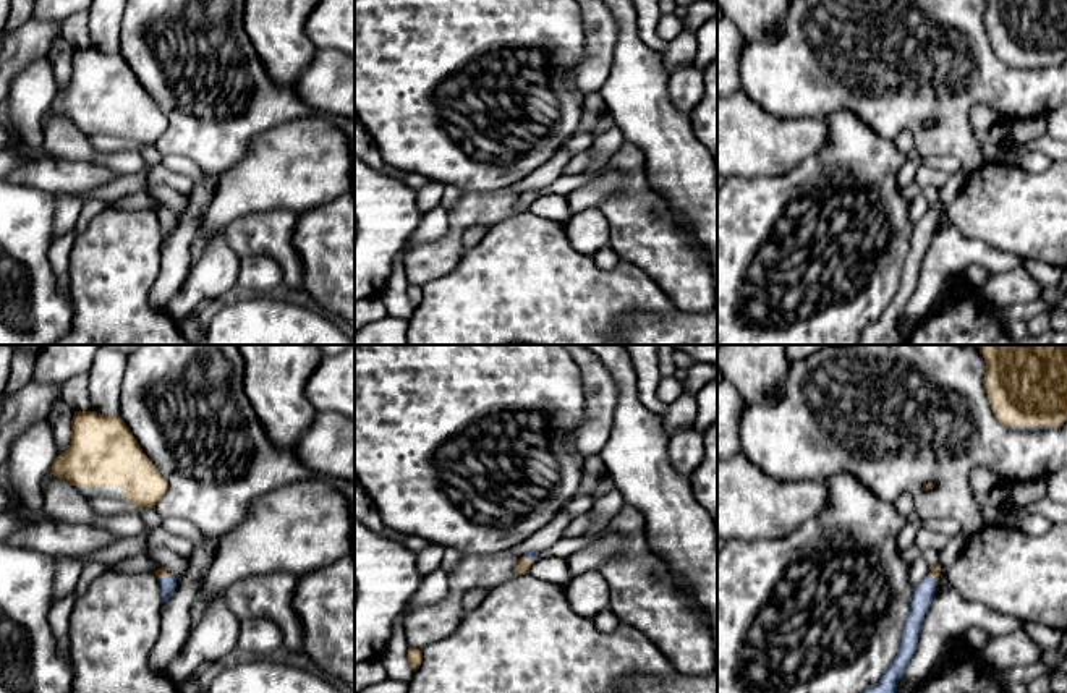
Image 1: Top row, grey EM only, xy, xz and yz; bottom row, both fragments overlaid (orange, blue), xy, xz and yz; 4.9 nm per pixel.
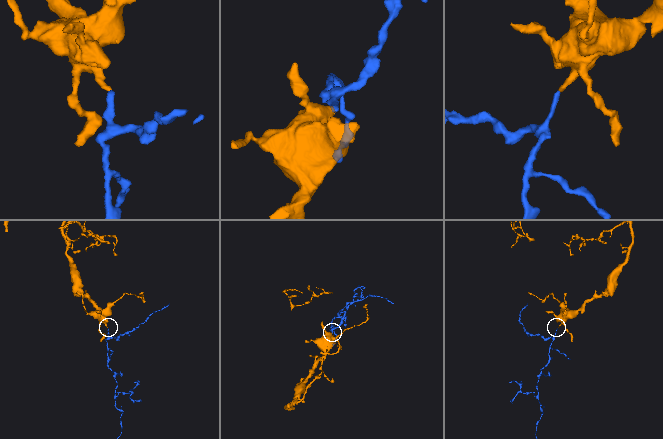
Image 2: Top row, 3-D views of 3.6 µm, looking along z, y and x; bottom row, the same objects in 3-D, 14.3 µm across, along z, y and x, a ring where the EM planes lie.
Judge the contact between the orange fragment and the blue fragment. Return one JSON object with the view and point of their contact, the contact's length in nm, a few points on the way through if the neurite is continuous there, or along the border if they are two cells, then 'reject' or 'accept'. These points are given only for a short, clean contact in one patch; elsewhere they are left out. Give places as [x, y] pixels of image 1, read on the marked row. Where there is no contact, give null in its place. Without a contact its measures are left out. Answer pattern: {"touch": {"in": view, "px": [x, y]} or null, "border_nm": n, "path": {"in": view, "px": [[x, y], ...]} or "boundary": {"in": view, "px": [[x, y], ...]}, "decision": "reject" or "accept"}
{"touch": {"in": "xy", "px": [164, 577]}, "border_nm": 70, "path": {"in": "xy", "px": [[162, 572], [164, 577], [167, 585]]}, "decision": "accept"}

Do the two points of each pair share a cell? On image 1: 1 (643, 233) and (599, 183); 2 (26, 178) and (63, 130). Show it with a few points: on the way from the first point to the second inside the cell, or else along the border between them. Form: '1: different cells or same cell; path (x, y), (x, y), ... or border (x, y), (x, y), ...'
1: different cells; border (624, 174), (604, 170), (573, 191)
2: different cells; border (81, 159), (34, 159), (21, 165)

